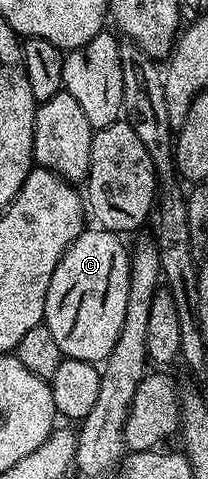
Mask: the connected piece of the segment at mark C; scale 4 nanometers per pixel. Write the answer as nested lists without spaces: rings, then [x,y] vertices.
[[[85,229],[67,247],[45,297],[43,323],[53,333],[60,356],[102,364],[109,357],[121,325],[125,321],[125,305],[129,301],[131,260],[128,248],[118,234],[102,229]]]

